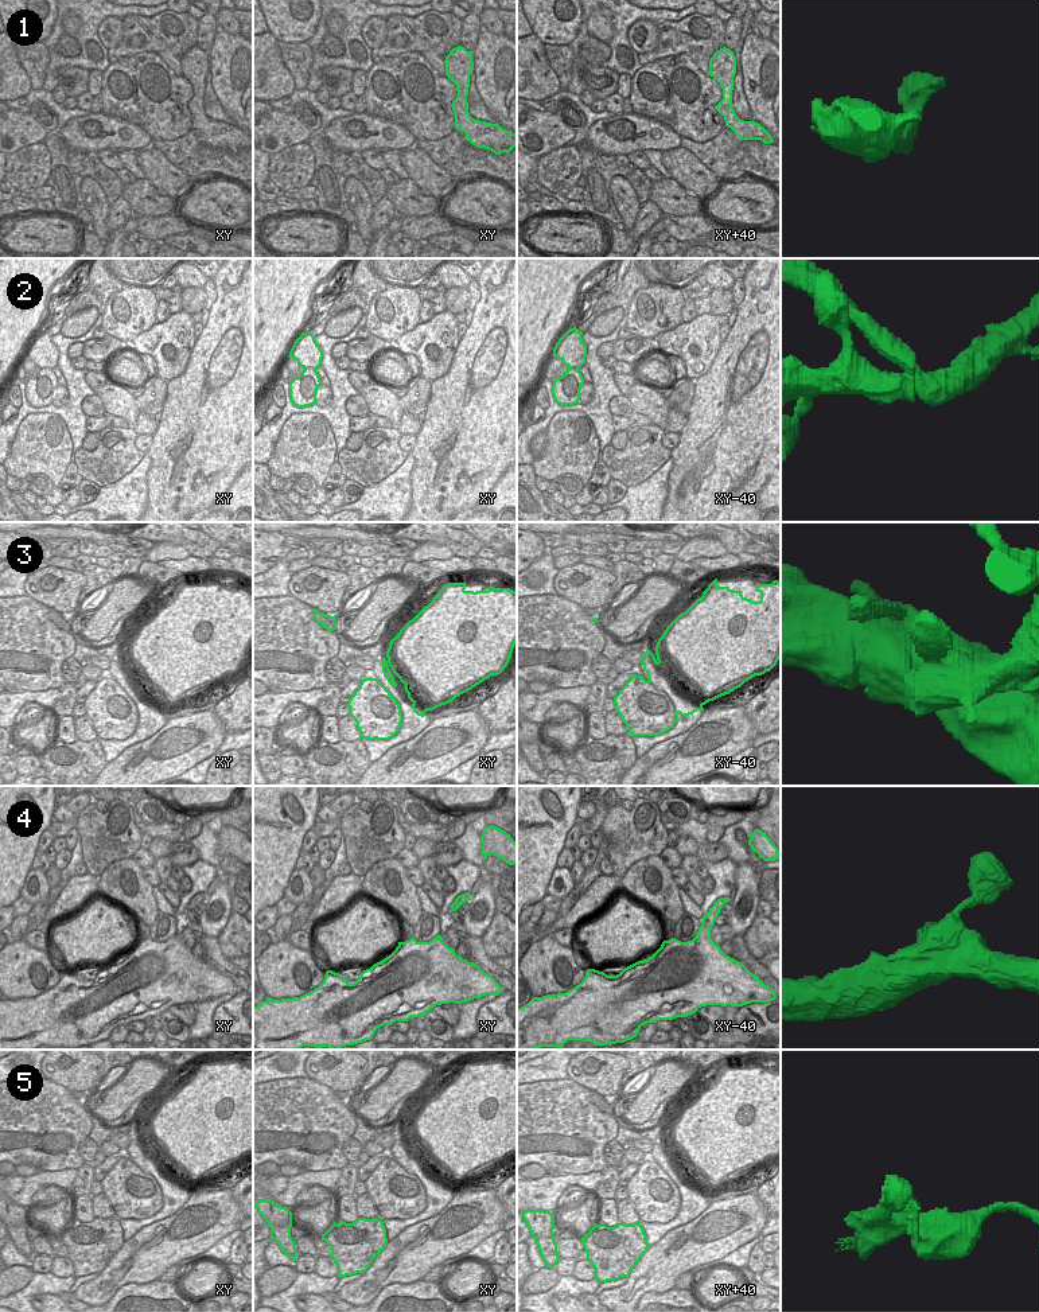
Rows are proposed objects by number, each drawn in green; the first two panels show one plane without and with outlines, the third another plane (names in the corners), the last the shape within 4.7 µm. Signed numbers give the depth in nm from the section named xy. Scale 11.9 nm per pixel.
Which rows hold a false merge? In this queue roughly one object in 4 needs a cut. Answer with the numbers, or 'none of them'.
2, 3, 5

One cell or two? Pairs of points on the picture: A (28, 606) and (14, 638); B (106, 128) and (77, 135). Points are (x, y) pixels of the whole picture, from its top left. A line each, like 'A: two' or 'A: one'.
A: two
B: one

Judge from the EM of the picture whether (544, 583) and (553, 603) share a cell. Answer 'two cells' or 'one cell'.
two cells

